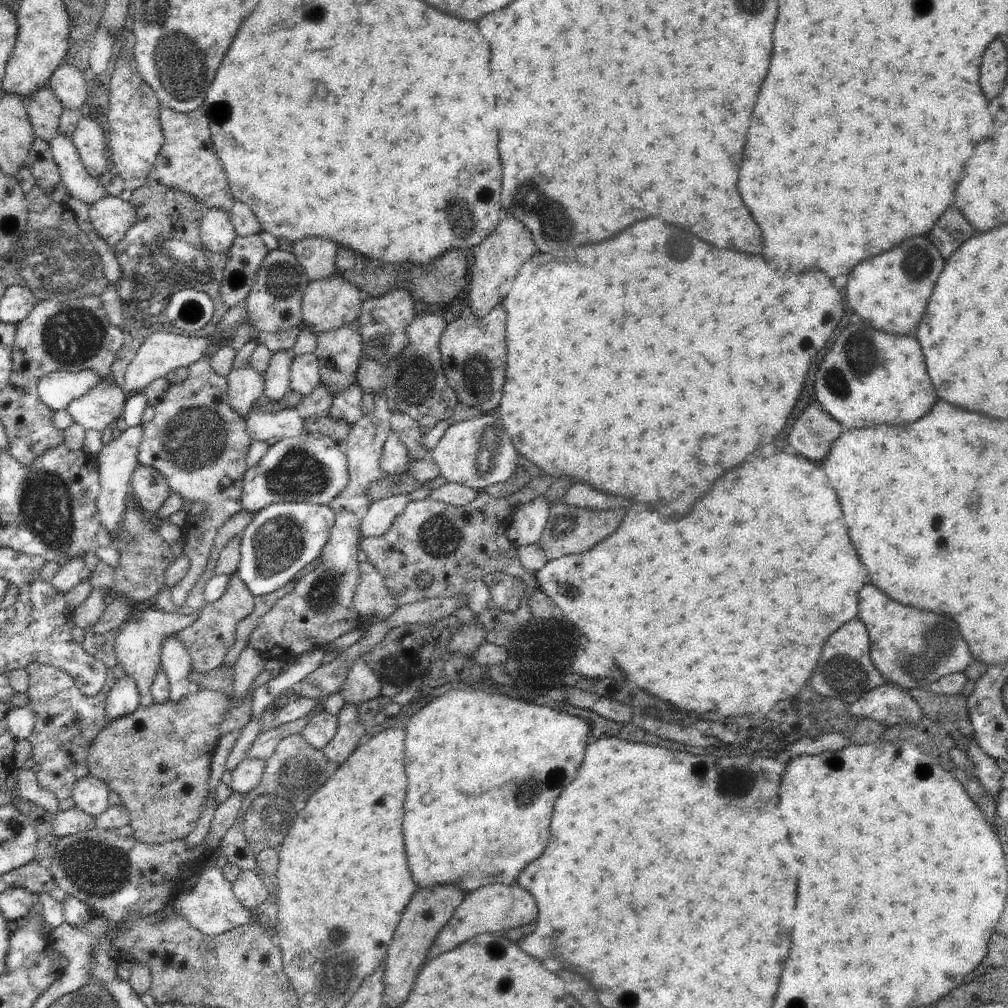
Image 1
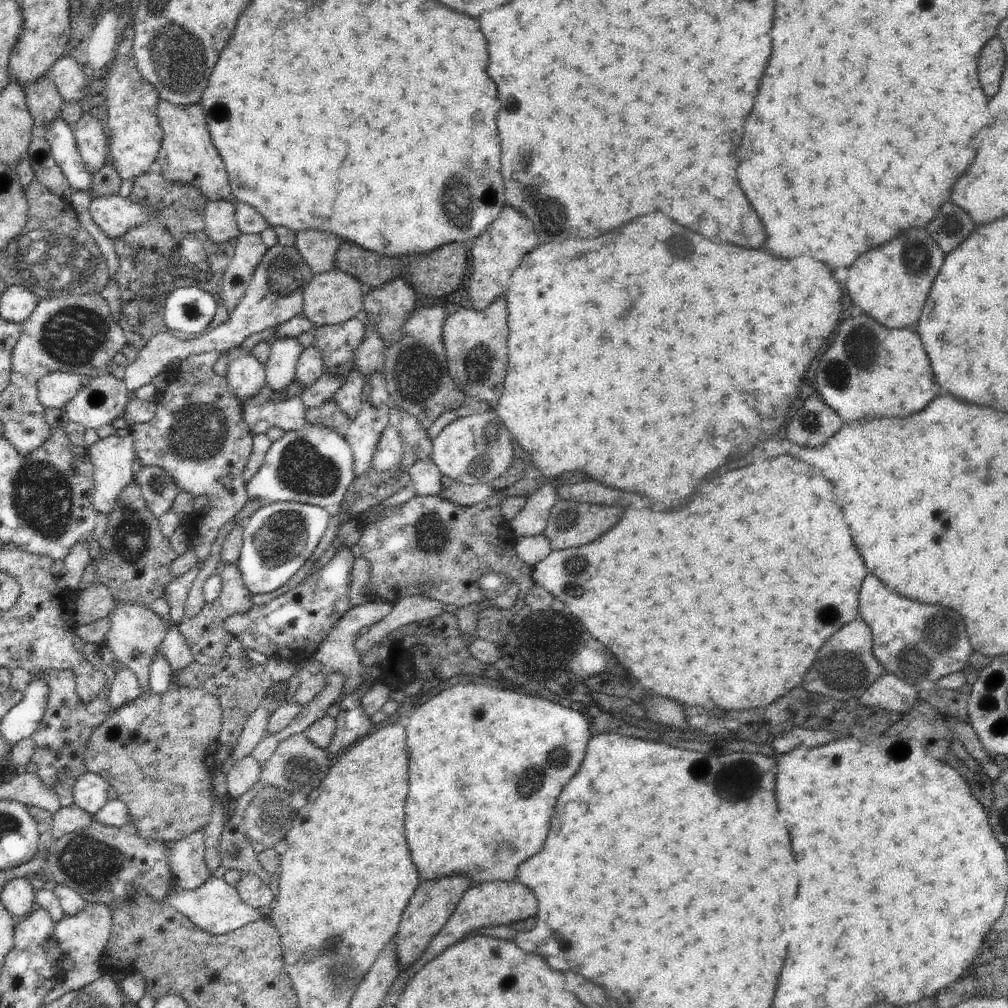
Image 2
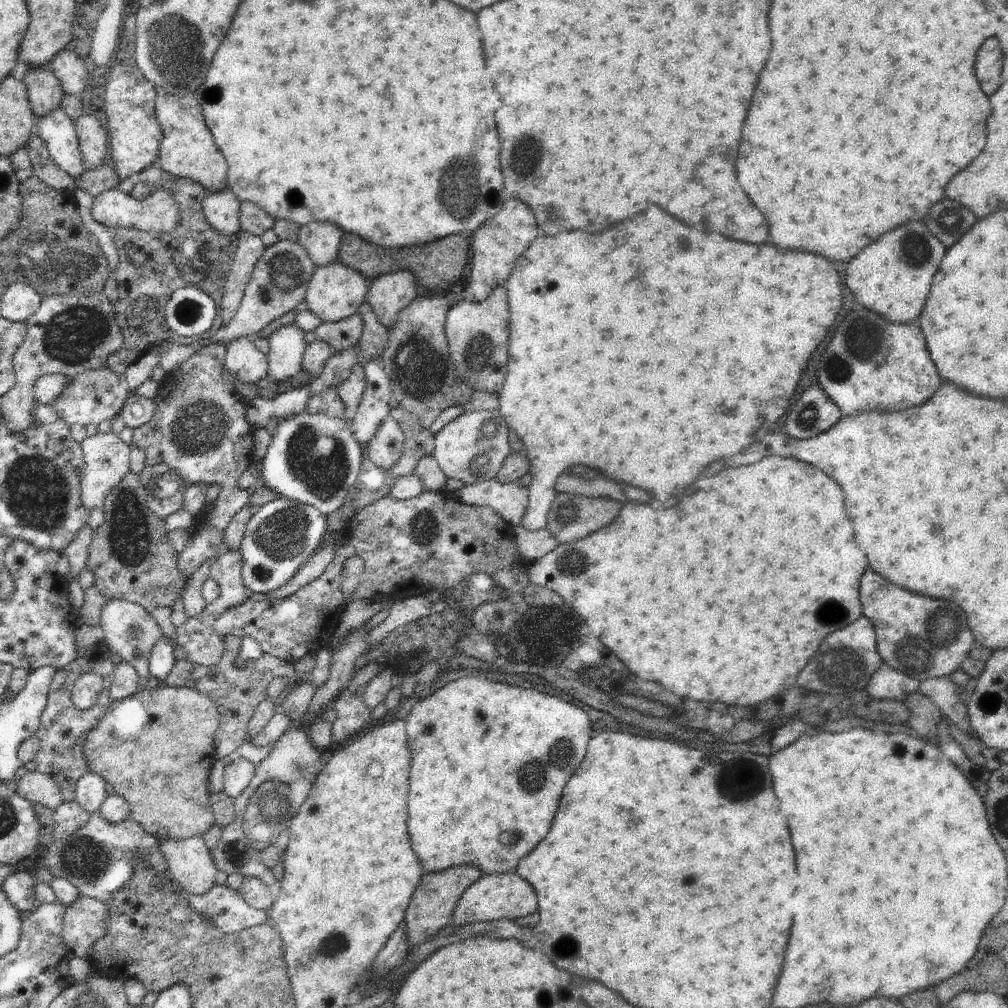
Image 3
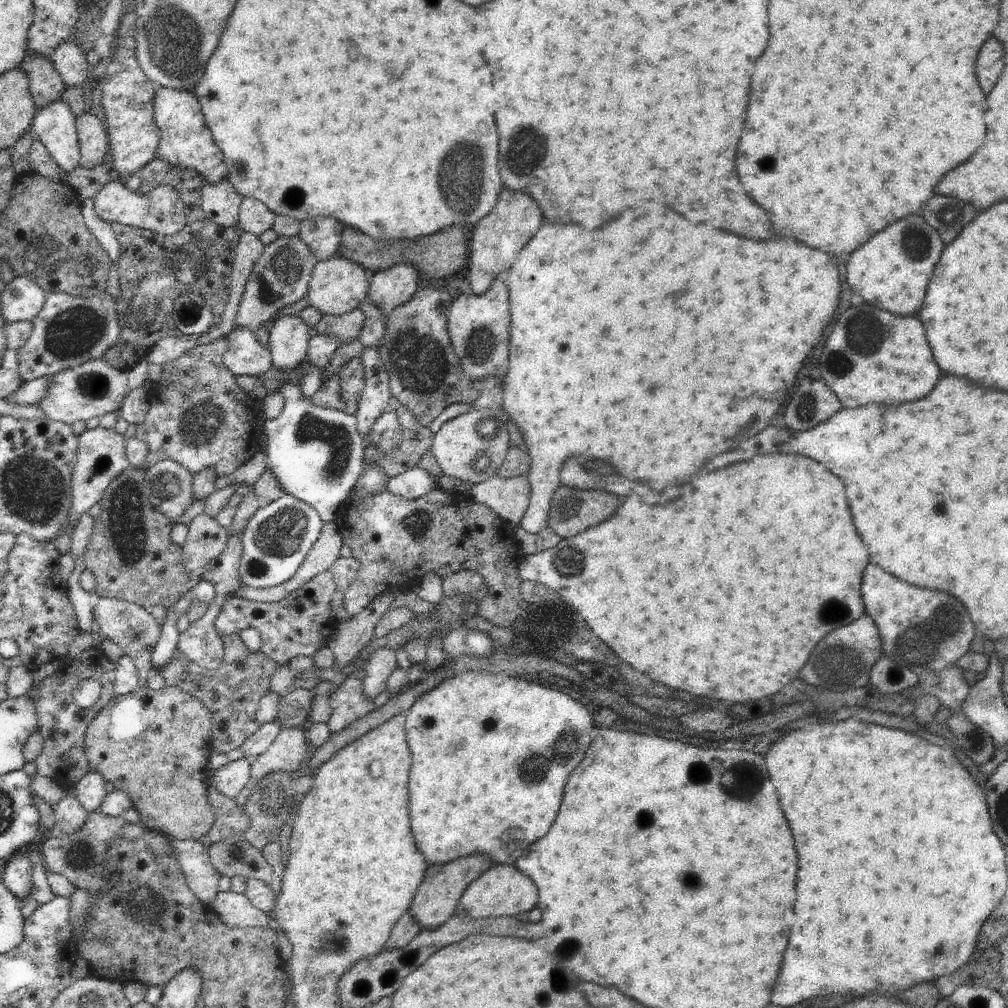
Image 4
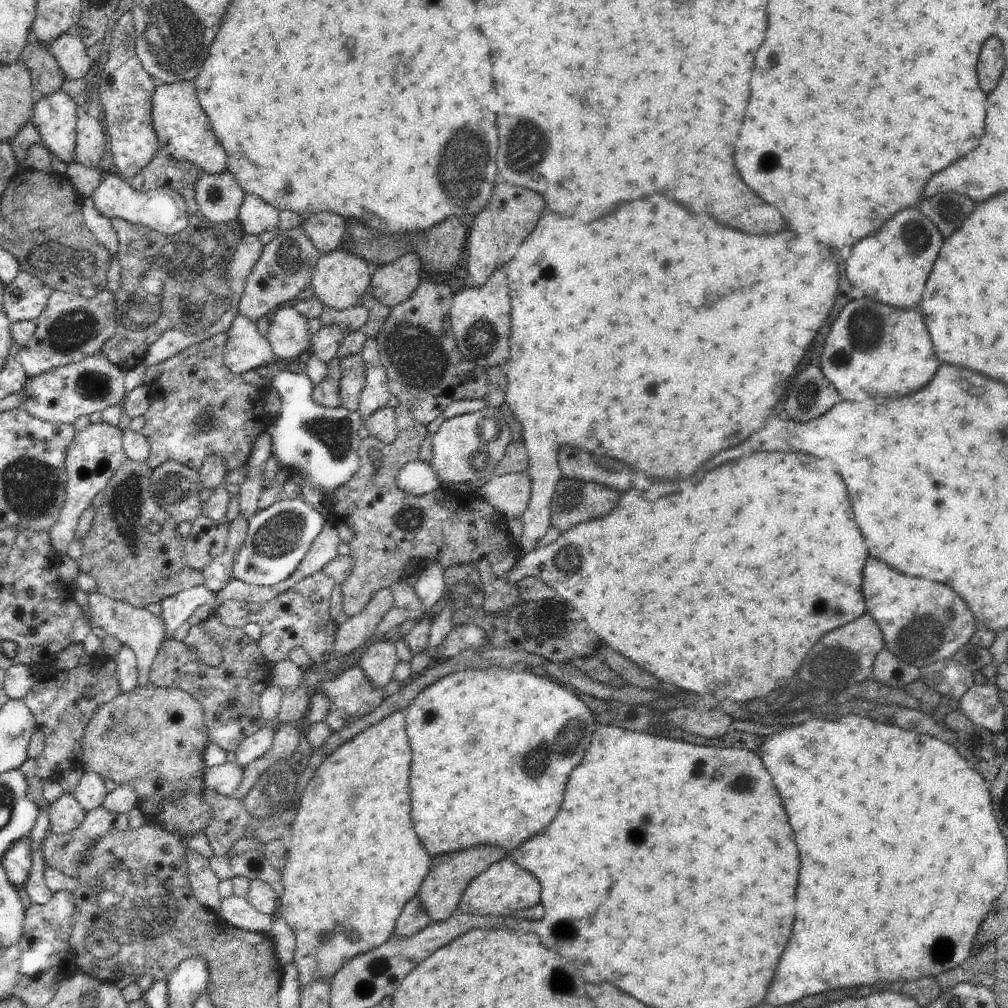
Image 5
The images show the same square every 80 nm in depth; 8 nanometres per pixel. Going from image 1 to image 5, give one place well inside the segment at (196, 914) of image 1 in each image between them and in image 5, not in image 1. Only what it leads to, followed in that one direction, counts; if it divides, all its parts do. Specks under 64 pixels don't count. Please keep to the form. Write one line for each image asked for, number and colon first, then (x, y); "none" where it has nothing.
2: (215, 906)
3: (229, 910)
4: (235, 910)
5: (237, 911)

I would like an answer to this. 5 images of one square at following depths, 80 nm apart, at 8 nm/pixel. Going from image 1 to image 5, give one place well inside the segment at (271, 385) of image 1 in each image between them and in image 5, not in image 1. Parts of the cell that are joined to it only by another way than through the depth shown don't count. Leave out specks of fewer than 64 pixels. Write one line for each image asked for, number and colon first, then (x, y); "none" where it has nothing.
2: (280, 368)
3: (287, 346)
4: (288, 341)
5: (288, 335)

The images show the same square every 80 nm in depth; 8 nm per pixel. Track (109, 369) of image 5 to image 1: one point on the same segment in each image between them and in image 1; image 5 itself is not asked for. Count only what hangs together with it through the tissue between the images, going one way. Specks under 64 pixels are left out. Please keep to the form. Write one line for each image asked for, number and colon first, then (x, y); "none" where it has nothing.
1: (99, 409)
2: (104, 399)
3: (96, 395)
4: (90, 391)

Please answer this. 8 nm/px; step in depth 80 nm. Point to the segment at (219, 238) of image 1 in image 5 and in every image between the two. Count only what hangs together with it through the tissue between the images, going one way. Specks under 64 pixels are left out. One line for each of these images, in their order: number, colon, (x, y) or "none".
2: (219, 218)
3: (221, 209)
4: (220, 203)
5: (219, 197)

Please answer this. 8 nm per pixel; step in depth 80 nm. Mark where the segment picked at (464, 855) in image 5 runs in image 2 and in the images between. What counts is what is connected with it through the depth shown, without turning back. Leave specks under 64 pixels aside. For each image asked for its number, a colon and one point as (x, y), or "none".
2: (433, 902)
3: (431, 908)
4: (435, 901)

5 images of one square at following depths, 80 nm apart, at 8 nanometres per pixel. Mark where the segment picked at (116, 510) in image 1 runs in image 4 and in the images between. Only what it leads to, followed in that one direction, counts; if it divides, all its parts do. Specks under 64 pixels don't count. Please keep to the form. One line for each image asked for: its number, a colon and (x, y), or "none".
2: (111, 459)
3: (106, 460)
4: (101, 458)

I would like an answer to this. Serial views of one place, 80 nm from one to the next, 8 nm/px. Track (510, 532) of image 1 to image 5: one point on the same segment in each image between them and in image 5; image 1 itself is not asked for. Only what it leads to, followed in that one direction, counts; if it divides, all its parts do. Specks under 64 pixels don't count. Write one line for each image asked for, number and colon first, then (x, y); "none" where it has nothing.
2: (599, 361)
3: (648, 352)
4: (654, 345)
5: (609, 353)

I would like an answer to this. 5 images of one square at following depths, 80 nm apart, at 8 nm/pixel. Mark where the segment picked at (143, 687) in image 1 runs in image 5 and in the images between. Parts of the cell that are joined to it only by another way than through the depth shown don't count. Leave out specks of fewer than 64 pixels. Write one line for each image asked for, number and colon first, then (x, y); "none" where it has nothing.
2: (136, 633)
3: (130, 631)
4: (132, 627)
5: (144, 632)

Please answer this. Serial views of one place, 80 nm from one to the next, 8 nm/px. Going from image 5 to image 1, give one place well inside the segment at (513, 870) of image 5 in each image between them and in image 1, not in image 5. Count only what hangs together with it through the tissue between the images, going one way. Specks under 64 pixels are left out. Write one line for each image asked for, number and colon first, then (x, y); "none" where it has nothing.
1: (495, 908)
2: (499, 903)
3: (503, 895)
4: (502, 891)

